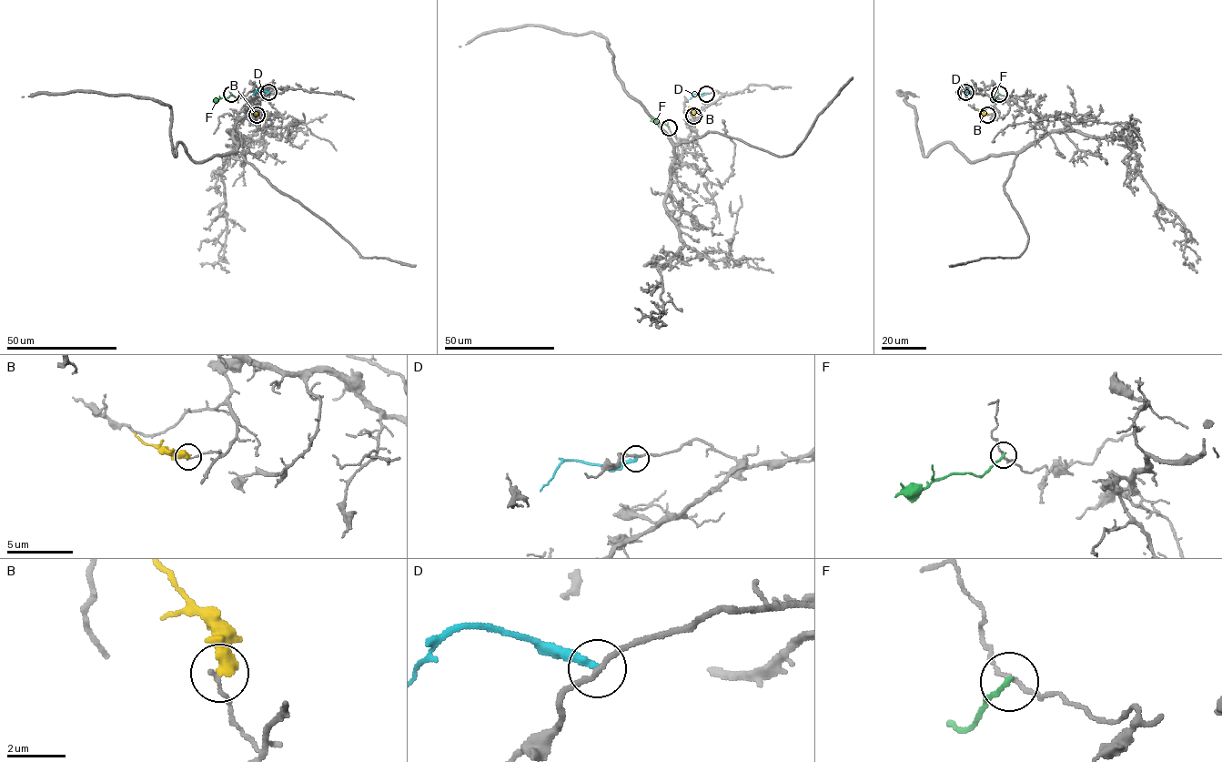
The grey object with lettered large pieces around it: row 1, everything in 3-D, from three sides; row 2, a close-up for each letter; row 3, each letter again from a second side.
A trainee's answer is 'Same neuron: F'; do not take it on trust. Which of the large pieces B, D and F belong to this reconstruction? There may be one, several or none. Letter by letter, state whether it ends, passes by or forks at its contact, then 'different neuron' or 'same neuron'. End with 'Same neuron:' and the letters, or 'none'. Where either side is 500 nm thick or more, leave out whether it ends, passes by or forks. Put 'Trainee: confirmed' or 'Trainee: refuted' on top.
Trainee: refuted
B: different neuron
D: it ends; different neuron
F: it ends; different neuron
Same neuron: none

